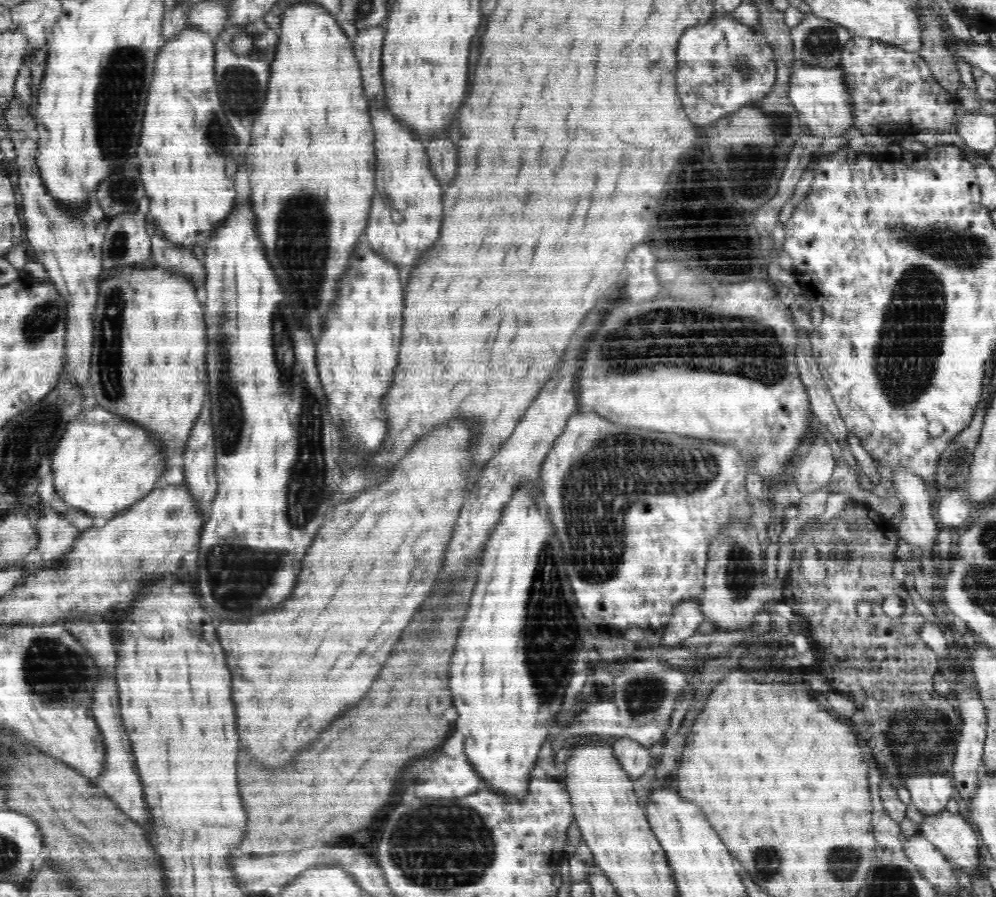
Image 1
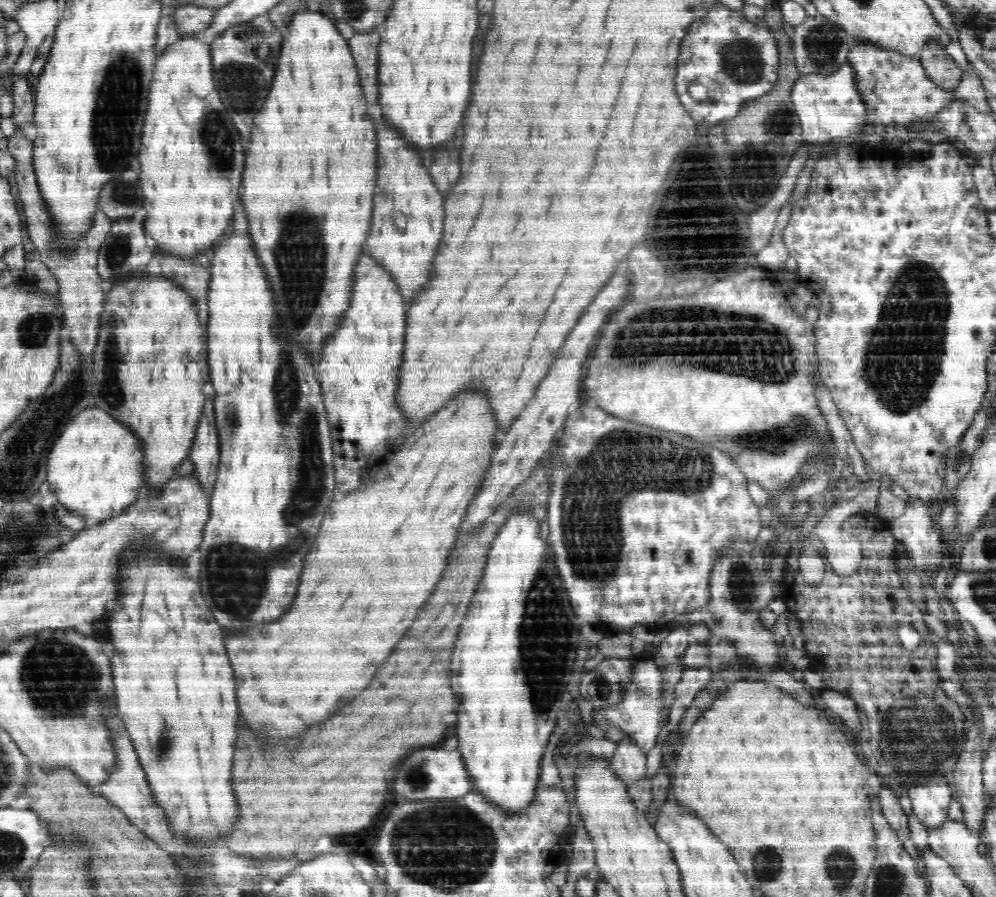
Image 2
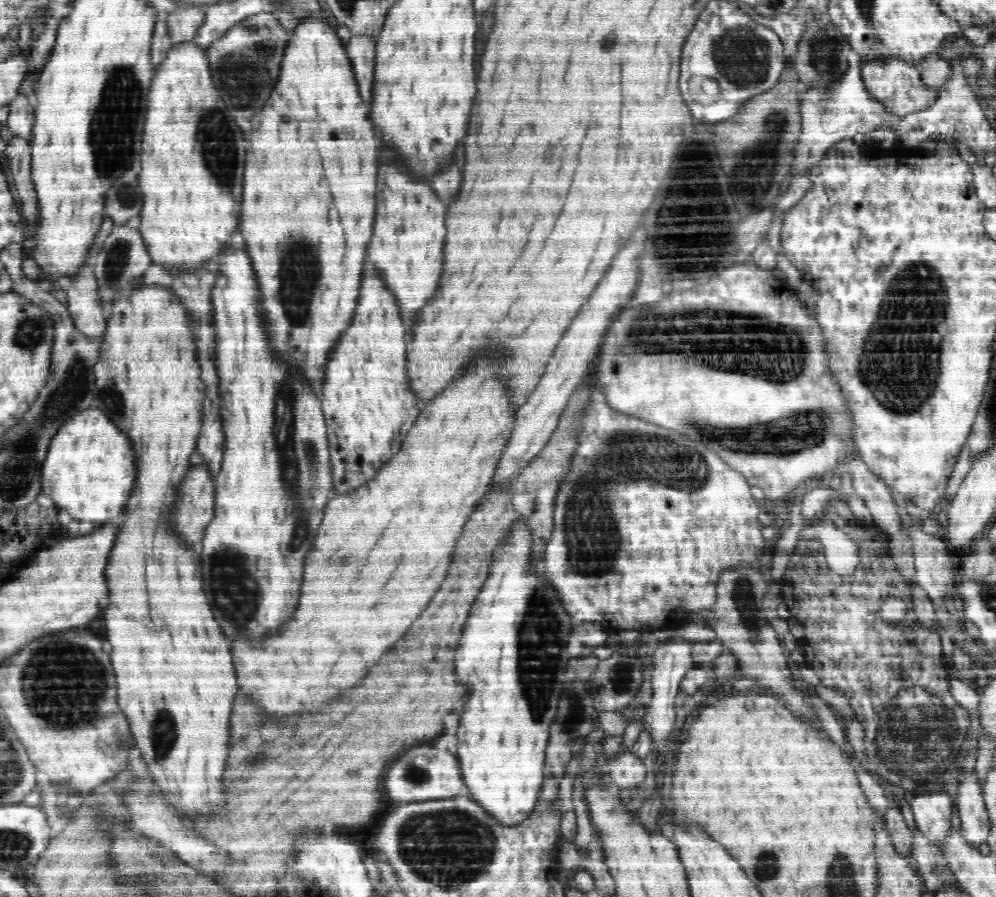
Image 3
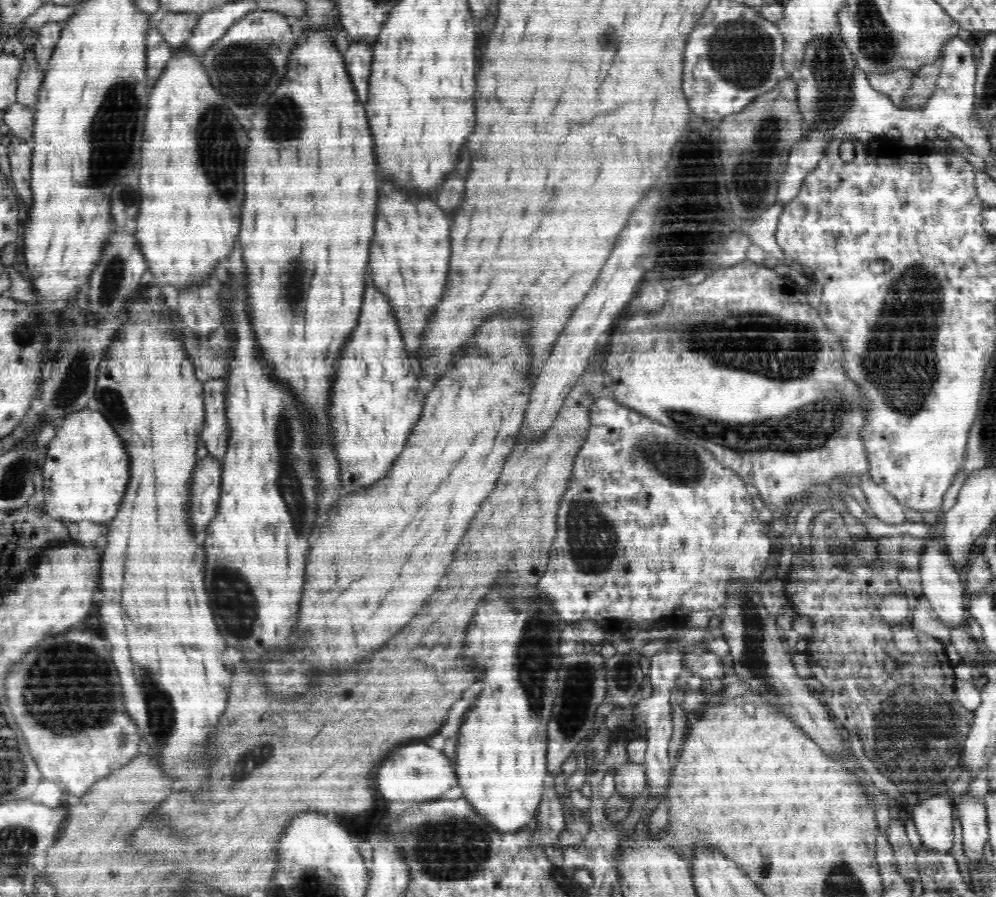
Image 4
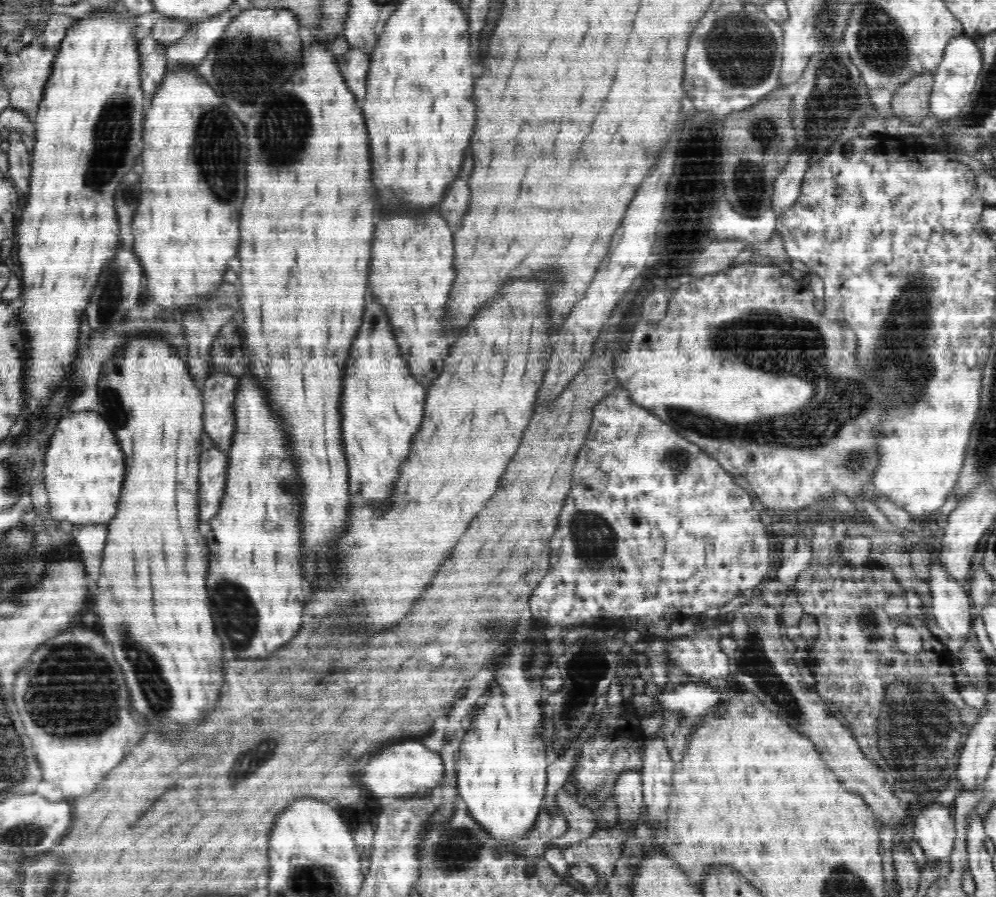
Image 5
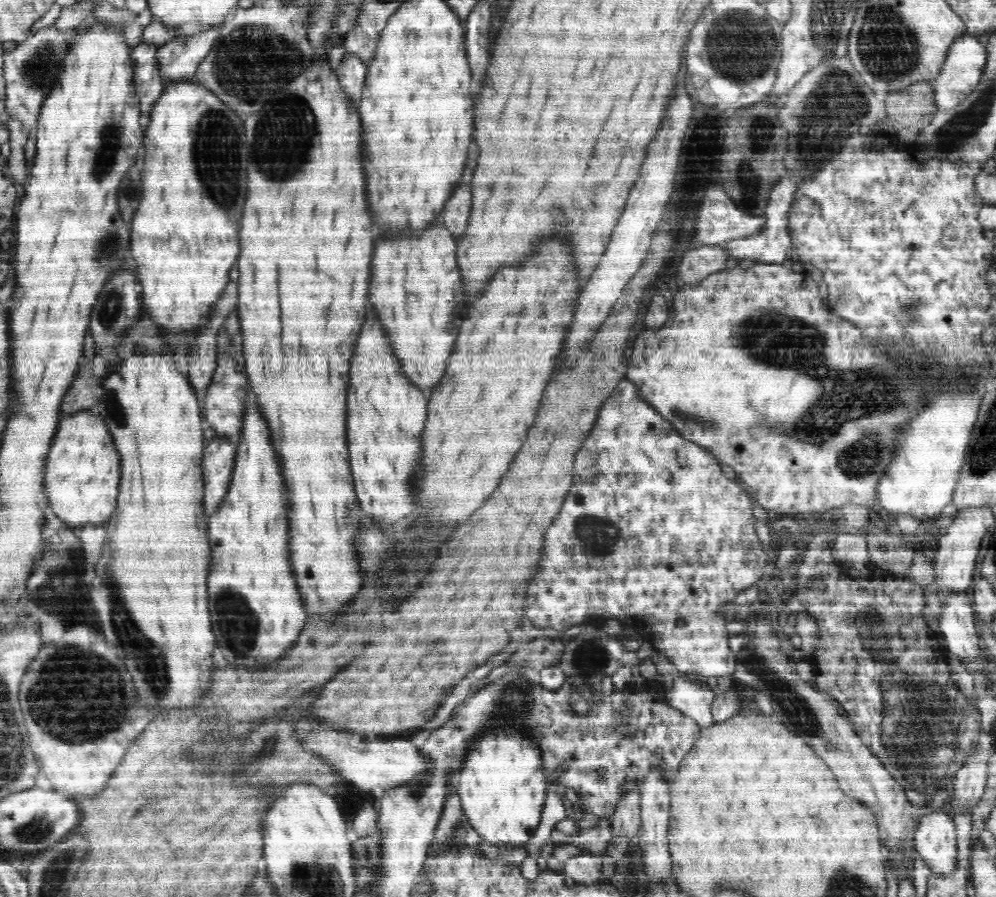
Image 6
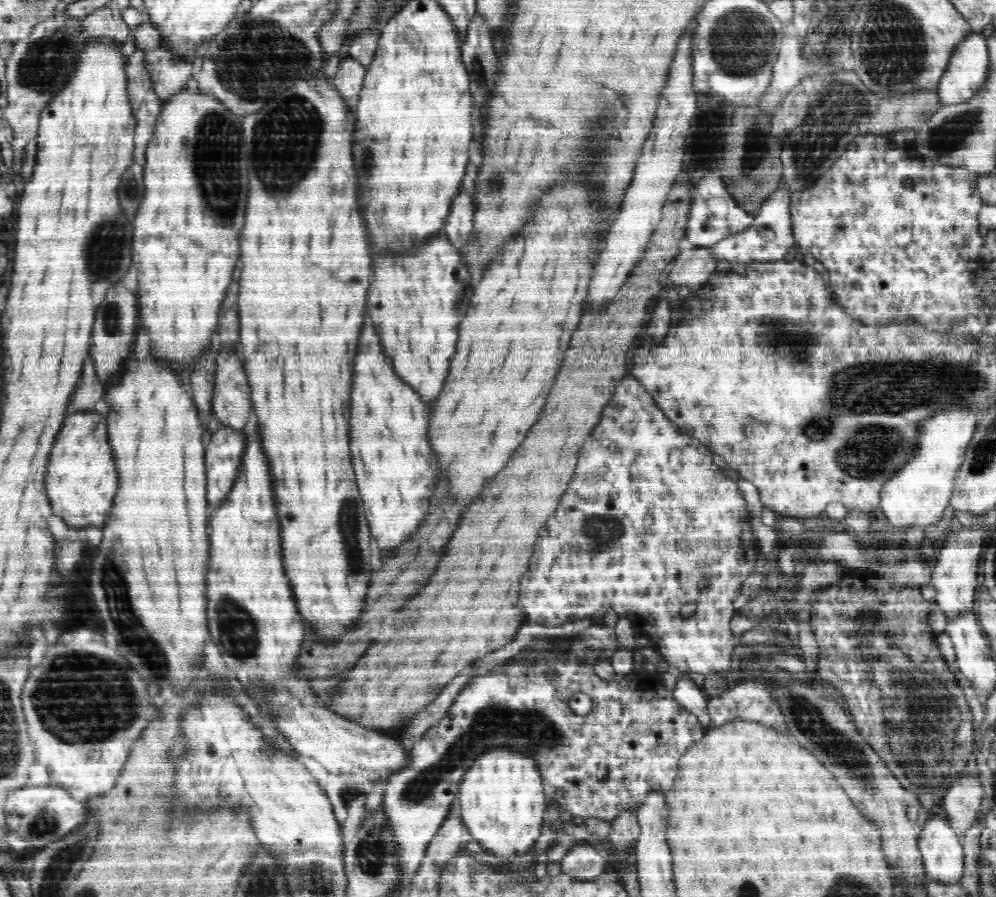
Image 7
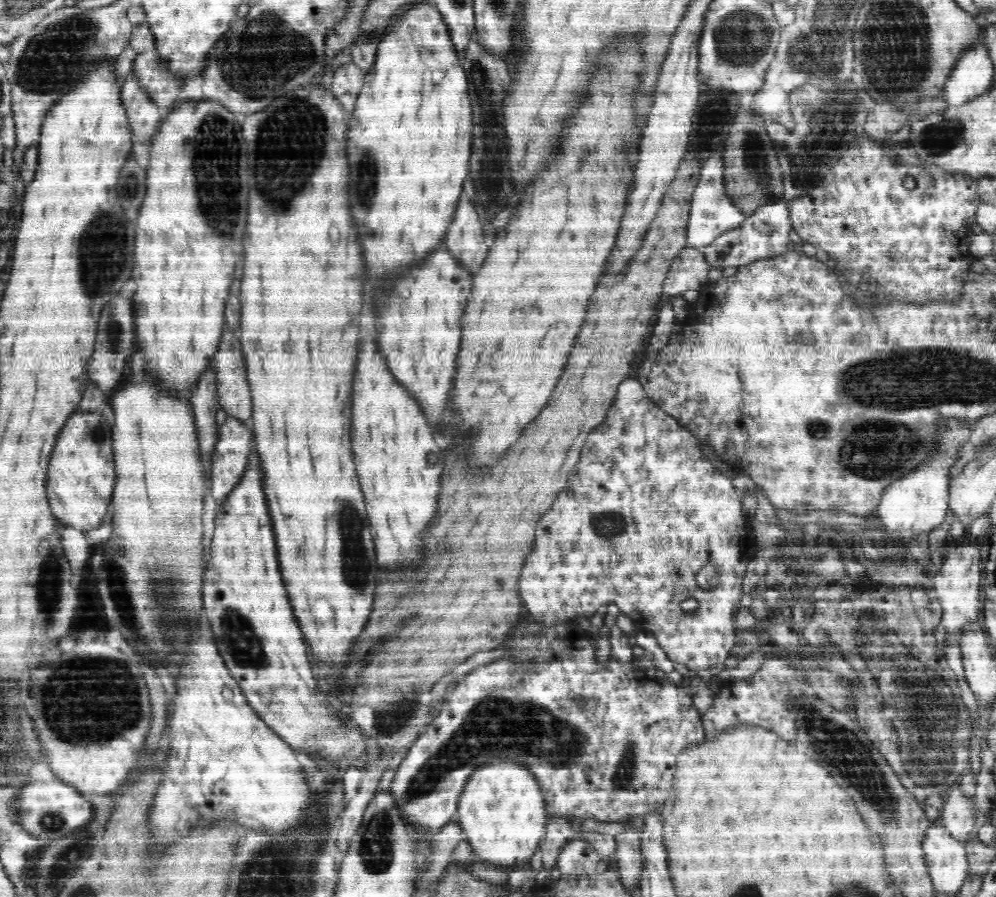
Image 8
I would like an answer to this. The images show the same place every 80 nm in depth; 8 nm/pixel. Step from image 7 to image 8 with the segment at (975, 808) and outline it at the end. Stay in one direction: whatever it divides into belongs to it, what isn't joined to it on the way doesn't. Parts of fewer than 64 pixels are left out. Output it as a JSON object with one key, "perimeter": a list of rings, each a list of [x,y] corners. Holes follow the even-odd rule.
{"perimeter":[[[956,787],[948,793],[946,804],[940,812],[938,822],[944,825],[944,829],[955,840],[965,843],[968,834],[975,830],[976,814],[977,810],[975,810],[972,800]]]}

